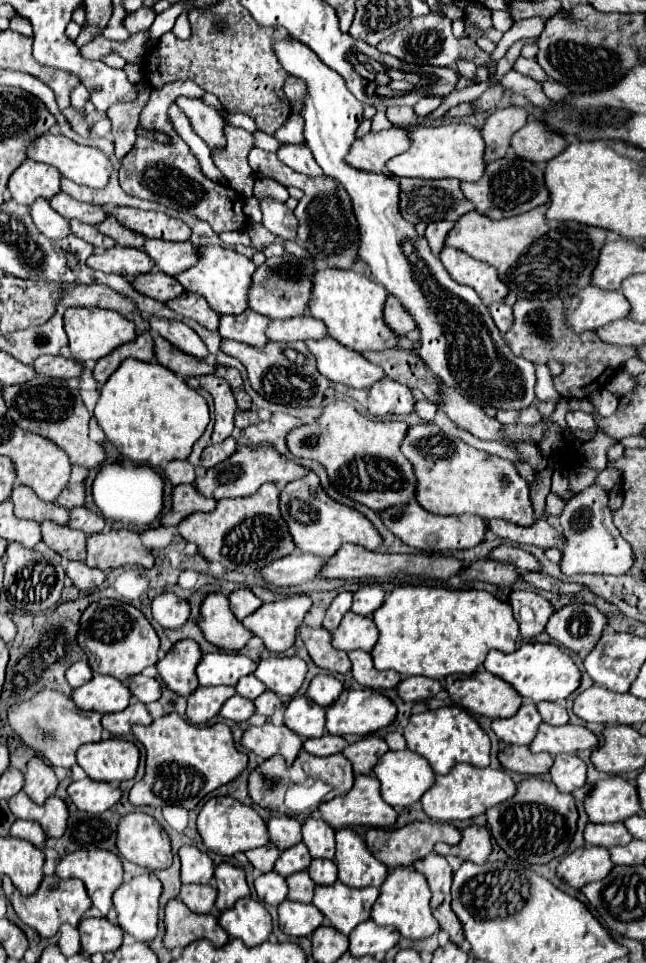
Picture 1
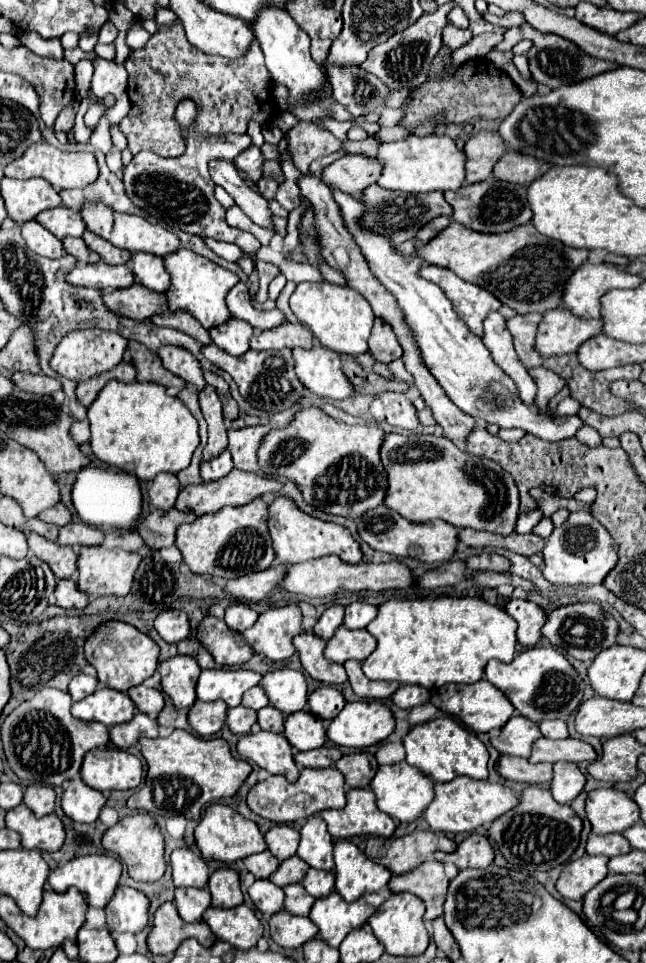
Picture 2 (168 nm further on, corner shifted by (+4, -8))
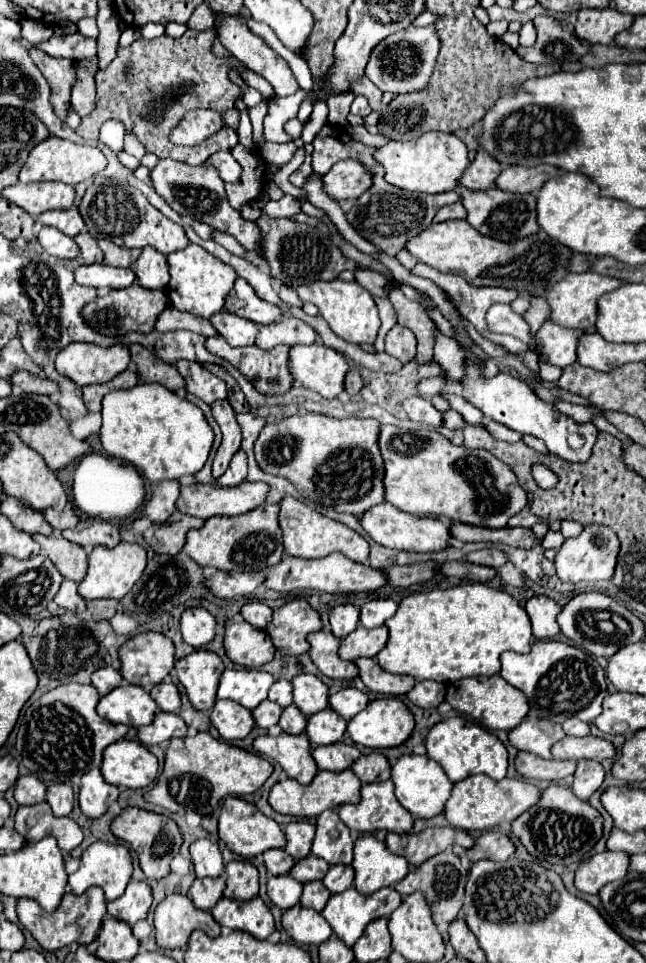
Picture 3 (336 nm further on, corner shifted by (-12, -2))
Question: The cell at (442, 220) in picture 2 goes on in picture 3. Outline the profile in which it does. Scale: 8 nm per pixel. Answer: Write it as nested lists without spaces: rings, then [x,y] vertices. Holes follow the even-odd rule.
[[[456,202],[456,204],[450,204],[450,206],[444,206],[438,210],[434,222],[446,222],[446,220],[454,220],[454,218],[466,218],[466,208],[462,206],[462,202]]]

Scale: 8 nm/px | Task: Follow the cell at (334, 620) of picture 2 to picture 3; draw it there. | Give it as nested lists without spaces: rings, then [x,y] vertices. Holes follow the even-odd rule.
[[[340,604],[330,612],[332,634],[336,634],[338,638],[344,638],[352,630],[356,630],[358,622],[360,622],[360,608],[354,604]]]

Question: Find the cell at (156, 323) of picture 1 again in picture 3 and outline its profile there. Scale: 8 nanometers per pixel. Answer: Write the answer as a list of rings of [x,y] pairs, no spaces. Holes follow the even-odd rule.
[[[176,360],[176,368],[186,378],[188,392],[202,398],[206,404],[226,398],[226,384],[212,372],[204,370],[202,364],[192,362],[192,360]]]

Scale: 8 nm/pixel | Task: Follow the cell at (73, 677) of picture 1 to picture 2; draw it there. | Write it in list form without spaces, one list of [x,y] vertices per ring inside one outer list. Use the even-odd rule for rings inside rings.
[[[78,674],[72,682],[70,682],[70,696],[74,702],[86,698],[88,694],[96,692],[98,688],[98,678],[96,676],[88,676],[88,674]]]

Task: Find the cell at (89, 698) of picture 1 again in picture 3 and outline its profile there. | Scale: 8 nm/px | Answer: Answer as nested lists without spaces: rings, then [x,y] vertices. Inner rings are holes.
[[[122,684],[100,698],[96,712],[112,724],[126,724],[136,728],[152,722],[156,708],[158,706],[150,698],[148,690],[132,684]]]

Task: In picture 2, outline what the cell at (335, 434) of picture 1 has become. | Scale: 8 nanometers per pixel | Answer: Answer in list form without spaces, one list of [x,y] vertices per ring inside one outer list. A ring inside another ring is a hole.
[[[304,408],[296,412],[294,420],[286,428],[268,432],[268,436],[264,436],[264,444],[260,444],[260,452],[256,454],[260,456],[260,470],[270,478],[284,476],[292,480],[302,492],[306,504],[332,516],[344,516],[356,520],[366,510],[376,508],[384,502],[388,478],[380,462],[382,440],[384,440],[384,430],[378,426],[360,426],[360,424],[350,426],[350,424],[336,422],[320,408]]]

